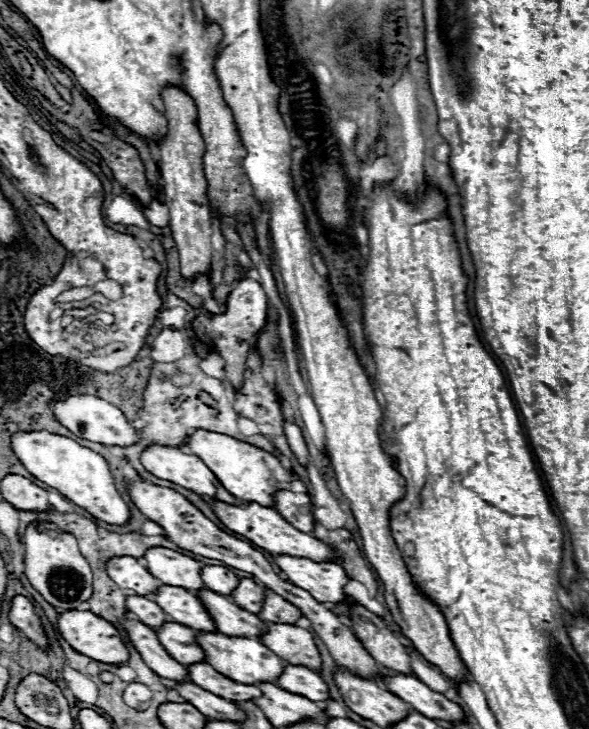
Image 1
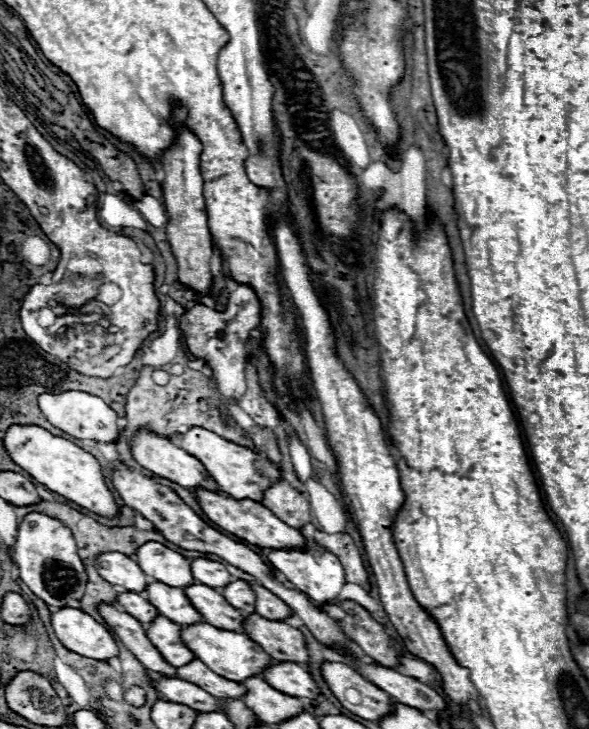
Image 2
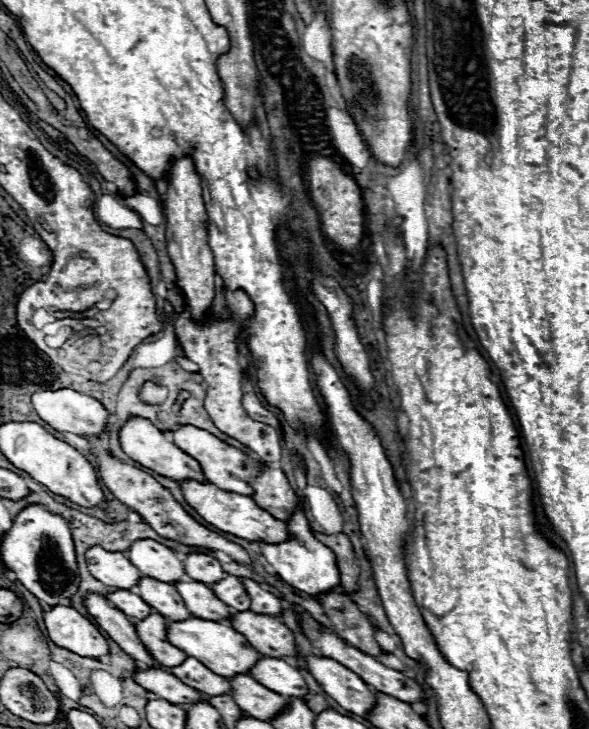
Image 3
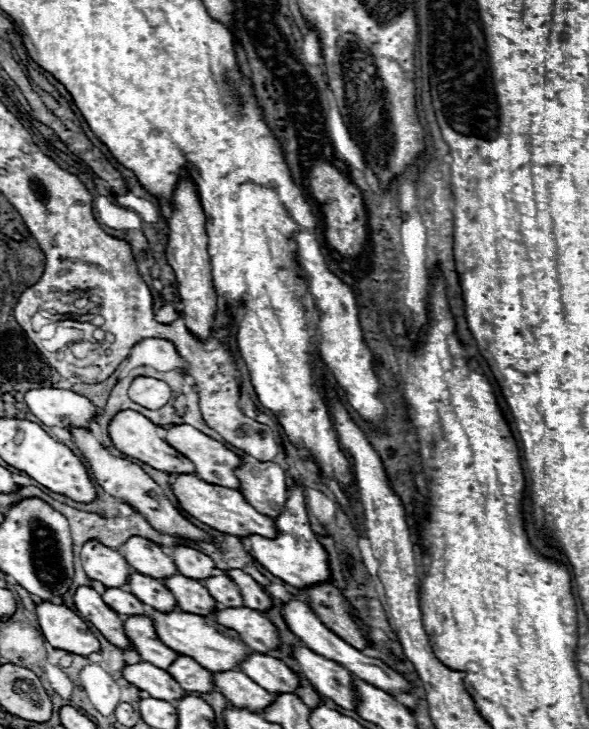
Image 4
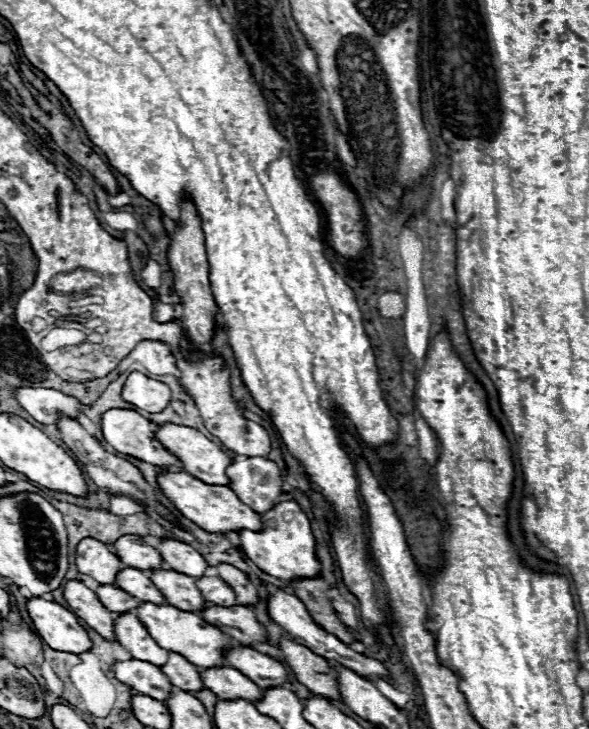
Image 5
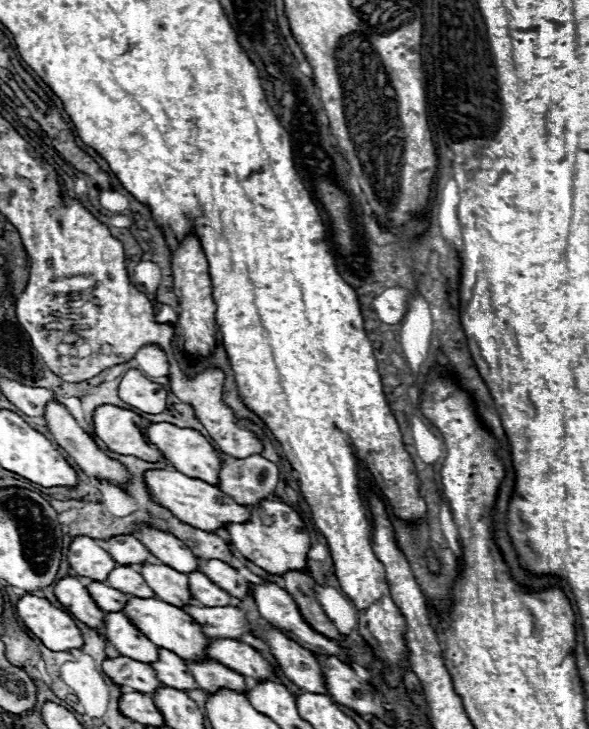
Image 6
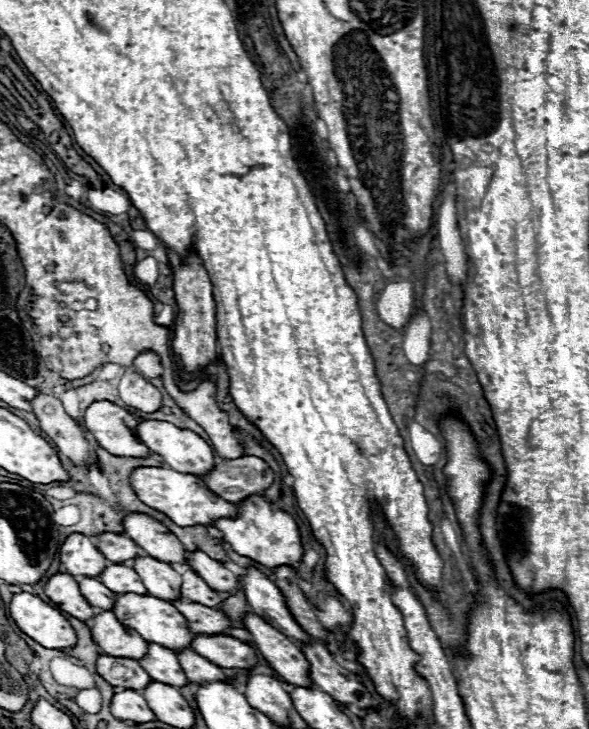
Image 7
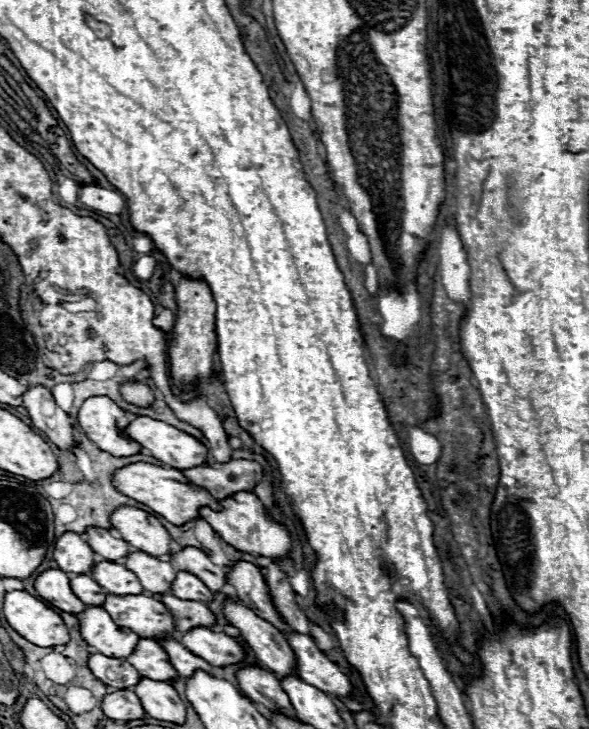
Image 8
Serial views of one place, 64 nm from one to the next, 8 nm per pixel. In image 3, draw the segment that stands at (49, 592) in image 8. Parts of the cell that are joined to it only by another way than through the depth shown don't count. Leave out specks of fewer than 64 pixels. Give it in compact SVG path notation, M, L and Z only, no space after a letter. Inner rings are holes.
M88 594L86 598L86 608L92 614L94 622L116 642L120 644L120 648L130 654L134 660L144 662L148 668L162 668L160 664L156 664L156 660L152 658L152 654L144 648L144 644L140 644L138 632L136 628L132 628L132 620L120 612L118 608L114 608L104 596L98 594Z

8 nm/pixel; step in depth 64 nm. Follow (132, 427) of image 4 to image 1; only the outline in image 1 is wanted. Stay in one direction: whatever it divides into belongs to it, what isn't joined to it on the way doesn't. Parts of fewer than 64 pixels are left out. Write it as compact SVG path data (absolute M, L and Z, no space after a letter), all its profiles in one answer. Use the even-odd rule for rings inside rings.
M150 446L144 454L142 454L142 464L148 472L152 472L156 478L162 478L162 480L168 480L168 482L174 482L182 488L188 488L192 492L196 492L198 496L202 496L204 500L220 500L220 502L226 502L226 504L242 504L236 496L232 496L222 484L220 480L212 474L212 470L196 456L192 454L184 454L182 450L178 448L166 448L166 446Z

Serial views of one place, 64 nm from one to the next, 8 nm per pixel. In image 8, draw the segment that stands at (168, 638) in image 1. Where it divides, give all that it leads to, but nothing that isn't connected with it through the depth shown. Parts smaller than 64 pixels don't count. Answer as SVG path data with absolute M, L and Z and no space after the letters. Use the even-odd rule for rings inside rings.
M88 606L82 614L78 614L78 620L82 628L82 638L100 654L126 658L136 650L140 636L114 624L114 620L104 608Z

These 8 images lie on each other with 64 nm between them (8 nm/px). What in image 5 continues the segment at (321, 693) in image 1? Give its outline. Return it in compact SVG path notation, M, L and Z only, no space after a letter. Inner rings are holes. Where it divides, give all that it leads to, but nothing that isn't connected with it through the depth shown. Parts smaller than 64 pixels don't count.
M238 646L226 654L226 660L232 668L244 672L244 676L248 676L260 688L274 688L290 682L290 674L284 664L266 654L260 654L254 648Z

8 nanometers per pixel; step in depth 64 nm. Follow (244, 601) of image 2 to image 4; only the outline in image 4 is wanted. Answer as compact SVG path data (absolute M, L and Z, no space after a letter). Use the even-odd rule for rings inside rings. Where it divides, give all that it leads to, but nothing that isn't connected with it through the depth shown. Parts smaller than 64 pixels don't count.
M226 574L222 576L214 576L208 580L202 580L202 584L208 588L210 596L224 608L242 608L244 600L240 594L240 588L234 584L234 580Z

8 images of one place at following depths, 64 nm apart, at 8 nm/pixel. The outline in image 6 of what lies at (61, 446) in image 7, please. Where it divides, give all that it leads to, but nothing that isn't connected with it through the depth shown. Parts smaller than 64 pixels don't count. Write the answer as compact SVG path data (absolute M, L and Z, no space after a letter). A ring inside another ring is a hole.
M50 402L50 404L48 404L48 408L46 408L46 422L48 422L48 428L50 428L50 432L54 434L56 442L66 450L66 454L68 454L90 478L94 478L94 480L106 480L106 482L110 482L110 484L114 484L114 486L122 486L122 484L126 484L126 482L130 480L130 474L128 474L128 470L124 468L124 464L120 464L118 460L114 460L114 458L110 458L110 456L106 456L106 454L98 448L98 444L94 442L94 438L78 426L78 422L70 416L70 412L68 412L62 404L58 404L58 402Z

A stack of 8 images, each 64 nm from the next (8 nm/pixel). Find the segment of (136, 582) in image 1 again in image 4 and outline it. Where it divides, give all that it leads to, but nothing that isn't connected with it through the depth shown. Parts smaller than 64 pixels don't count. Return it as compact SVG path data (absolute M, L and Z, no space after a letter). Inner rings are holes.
M90 540L84 544L80 552L80 560L82 560L84 572L92 580L98 580L108 588L124 586L128 582L128 576L136 572L118 550L106 548L96 540Z

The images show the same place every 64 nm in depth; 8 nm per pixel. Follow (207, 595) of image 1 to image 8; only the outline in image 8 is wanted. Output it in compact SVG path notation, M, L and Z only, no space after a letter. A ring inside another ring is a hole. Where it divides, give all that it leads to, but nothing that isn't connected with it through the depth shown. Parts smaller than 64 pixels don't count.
M130 552L126 556L126 568L138 576L142 588L150 594L170 592L172 580L176 580L176 570L170 562L162 562L146 552Z

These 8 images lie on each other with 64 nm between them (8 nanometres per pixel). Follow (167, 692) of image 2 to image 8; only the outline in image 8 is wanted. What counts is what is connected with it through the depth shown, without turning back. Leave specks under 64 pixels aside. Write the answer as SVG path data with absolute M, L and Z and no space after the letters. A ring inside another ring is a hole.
M98 652L90 654L88 666L98 680L112 688L134 688L142 678L142 674L136 672L136 668L132 668L126 660L100 656Z

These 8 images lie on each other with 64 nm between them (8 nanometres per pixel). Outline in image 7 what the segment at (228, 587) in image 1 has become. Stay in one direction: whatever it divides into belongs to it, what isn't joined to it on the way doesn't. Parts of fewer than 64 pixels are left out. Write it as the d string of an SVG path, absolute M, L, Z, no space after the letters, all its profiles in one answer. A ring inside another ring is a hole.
M128 514L124 518L124 534L132 538L148 556L168 564L186 564L186 550L180 540L158 520L146 514Z

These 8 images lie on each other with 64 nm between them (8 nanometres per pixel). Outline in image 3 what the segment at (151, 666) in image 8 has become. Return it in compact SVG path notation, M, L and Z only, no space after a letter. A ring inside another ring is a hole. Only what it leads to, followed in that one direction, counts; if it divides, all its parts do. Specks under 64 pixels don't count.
M186 658L184 664L170 668L170 672L184 684L204 692L206 696L224 696L232 692L232 684L228 684L226 678L214 674L196 658Z

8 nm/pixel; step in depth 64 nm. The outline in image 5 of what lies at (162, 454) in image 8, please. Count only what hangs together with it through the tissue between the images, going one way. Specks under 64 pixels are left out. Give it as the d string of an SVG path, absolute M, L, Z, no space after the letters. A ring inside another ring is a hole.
M164 424L158 426L156 438L168 448L174 456L178 456L184 462L184 470L198 480L204 480L206 484L218 484L218 486L228 486L230 478L226 476L226 468L232 464L232 456L228 456L218 444L208 440L202 432L190 426L178 426L178 424Z

